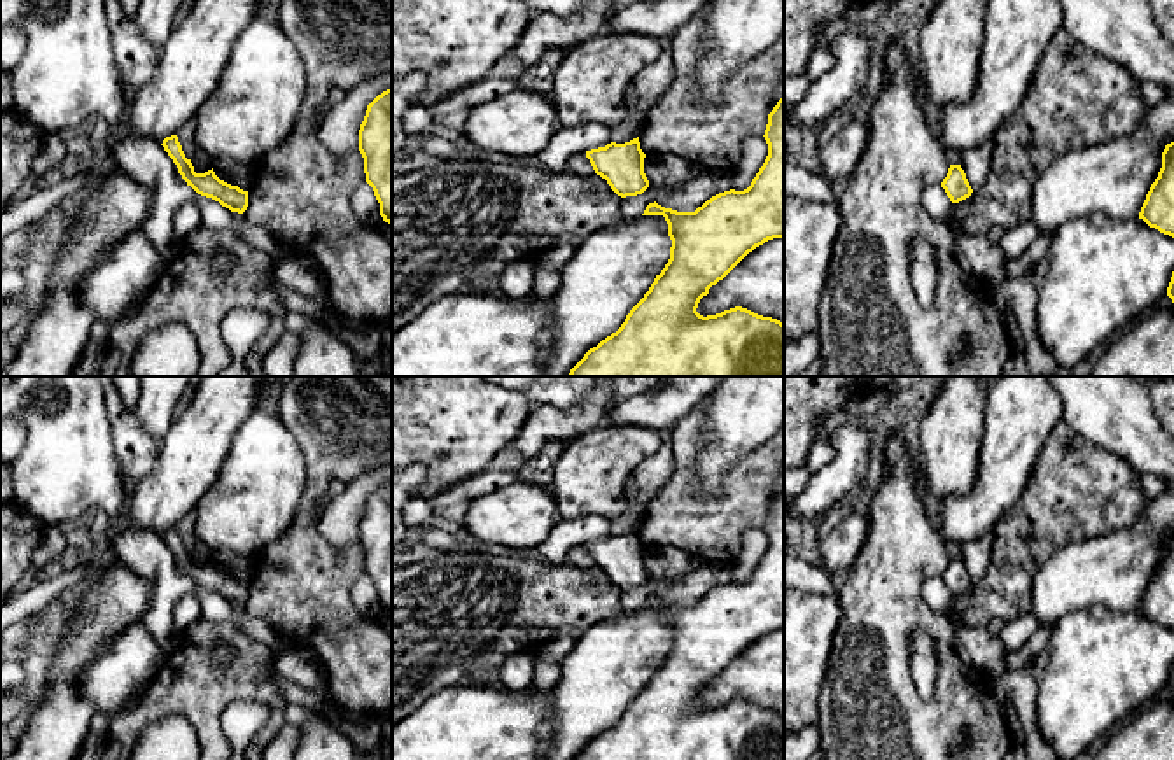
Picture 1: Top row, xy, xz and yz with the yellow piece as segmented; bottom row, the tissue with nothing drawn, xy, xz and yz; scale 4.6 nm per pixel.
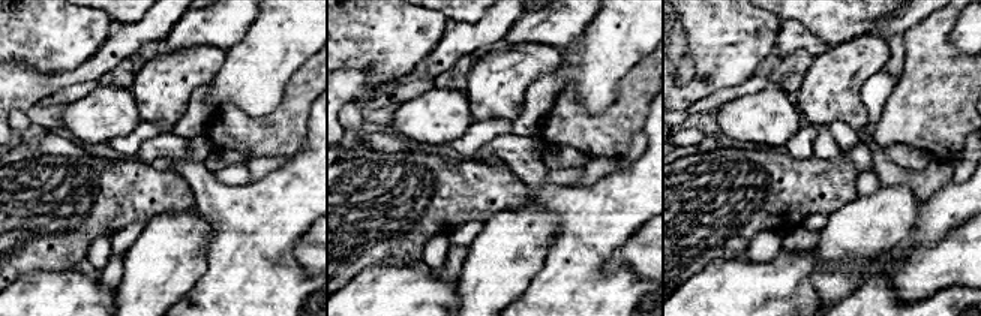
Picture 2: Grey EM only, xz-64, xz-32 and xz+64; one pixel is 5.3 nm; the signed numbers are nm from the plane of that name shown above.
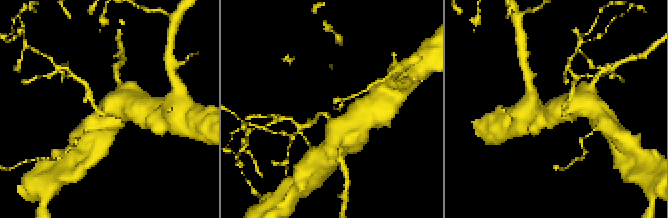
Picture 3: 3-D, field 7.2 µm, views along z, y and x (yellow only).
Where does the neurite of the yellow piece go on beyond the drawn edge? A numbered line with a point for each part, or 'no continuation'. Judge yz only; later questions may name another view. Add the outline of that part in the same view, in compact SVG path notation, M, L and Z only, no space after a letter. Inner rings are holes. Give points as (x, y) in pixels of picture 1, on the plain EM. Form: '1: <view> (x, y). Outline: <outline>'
no continuation

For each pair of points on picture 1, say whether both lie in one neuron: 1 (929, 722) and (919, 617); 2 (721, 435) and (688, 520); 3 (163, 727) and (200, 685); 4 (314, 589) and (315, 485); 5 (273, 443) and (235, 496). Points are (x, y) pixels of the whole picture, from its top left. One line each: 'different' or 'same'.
1: same
2: different
3: different
4: same
5: same

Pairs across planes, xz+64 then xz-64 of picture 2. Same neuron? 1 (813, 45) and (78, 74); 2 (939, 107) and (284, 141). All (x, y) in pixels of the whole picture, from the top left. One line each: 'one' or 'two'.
1: one
2: one

